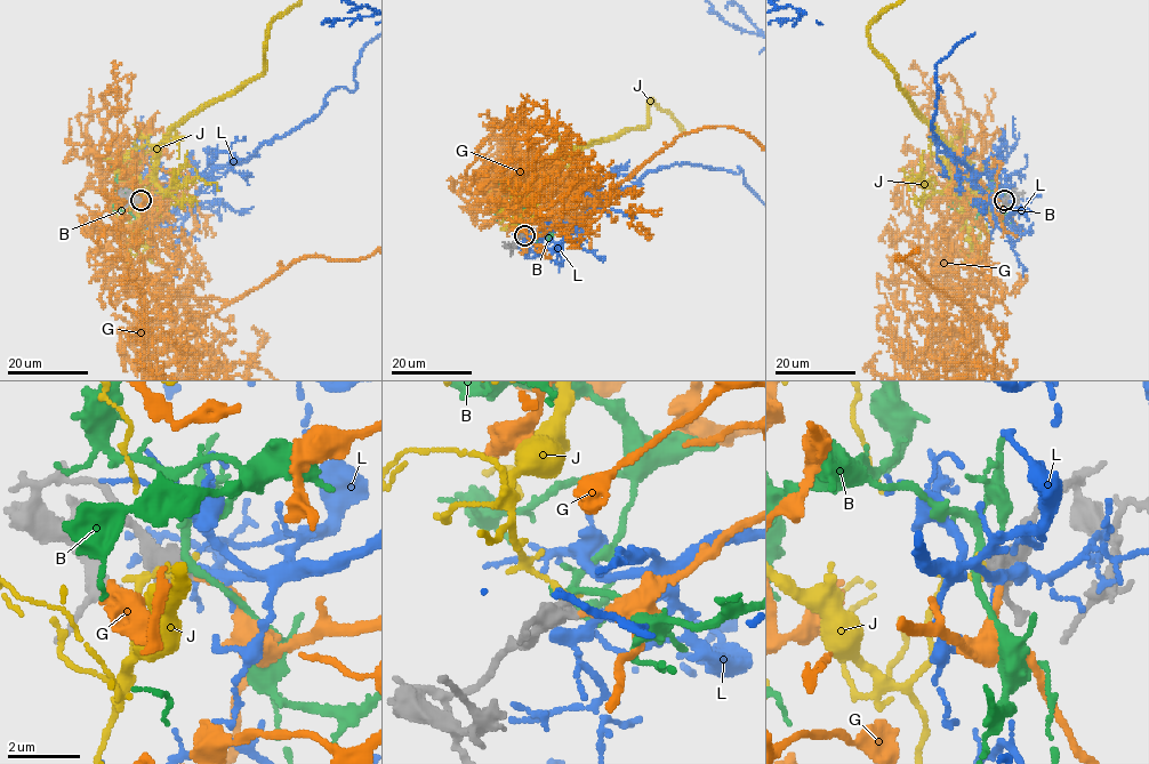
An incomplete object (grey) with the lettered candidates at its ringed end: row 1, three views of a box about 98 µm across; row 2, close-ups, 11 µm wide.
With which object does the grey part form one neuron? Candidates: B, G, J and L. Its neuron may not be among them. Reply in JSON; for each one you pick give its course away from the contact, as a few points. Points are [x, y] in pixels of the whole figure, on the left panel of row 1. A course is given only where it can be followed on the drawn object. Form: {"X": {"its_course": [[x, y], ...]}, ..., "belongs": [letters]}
{"belongs": ["G"]}

